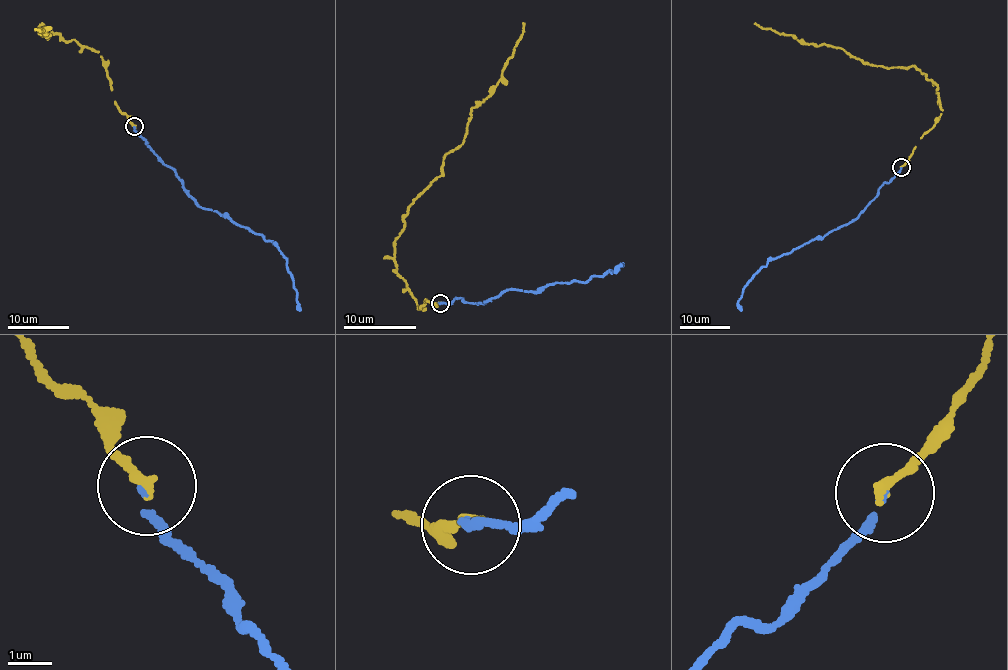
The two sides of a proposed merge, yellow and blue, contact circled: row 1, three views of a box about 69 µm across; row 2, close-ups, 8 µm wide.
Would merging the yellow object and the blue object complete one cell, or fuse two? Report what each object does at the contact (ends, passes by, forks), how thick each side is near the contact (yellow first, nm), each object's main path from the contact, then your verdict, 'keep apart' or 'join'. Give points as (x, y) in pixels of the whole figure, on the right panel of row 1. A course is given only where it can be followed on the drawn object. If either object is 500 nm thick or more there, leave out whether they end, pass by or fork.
yellow ends | blue ends | 240/160 nm | yellow via (901, 167), (943, 111), (937, 85), (914, 67), (872, 65), (840, 48), (816, 46), (755, 23) | blue via (901, 167), (848, 223), (768, 262), (757, 271), (743, 289), (738, 302), (742, 310) | join

